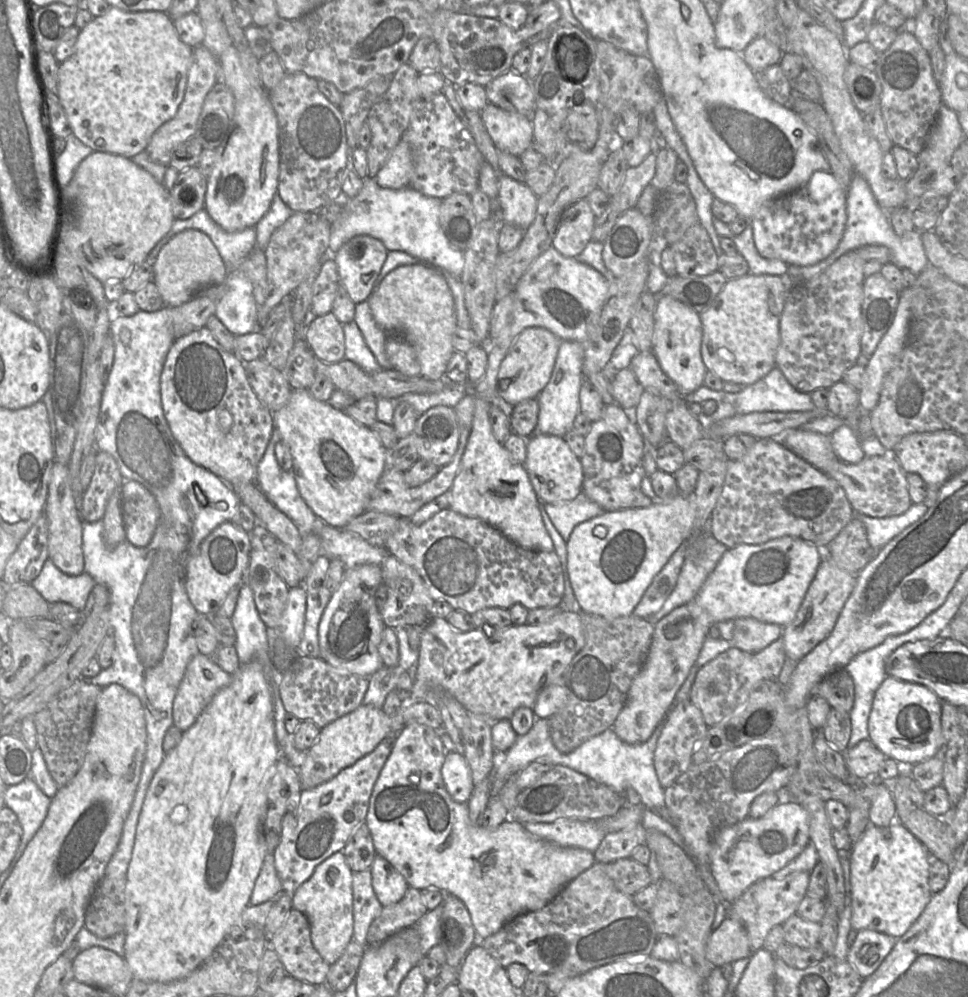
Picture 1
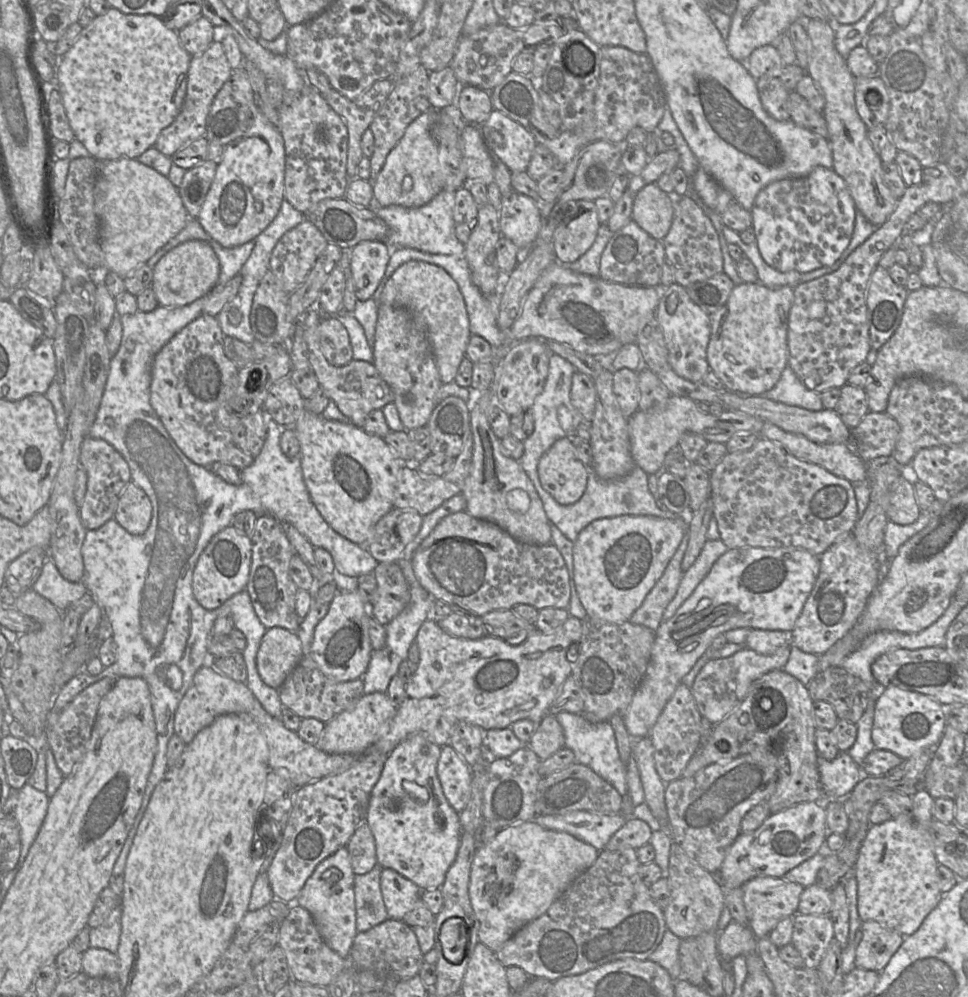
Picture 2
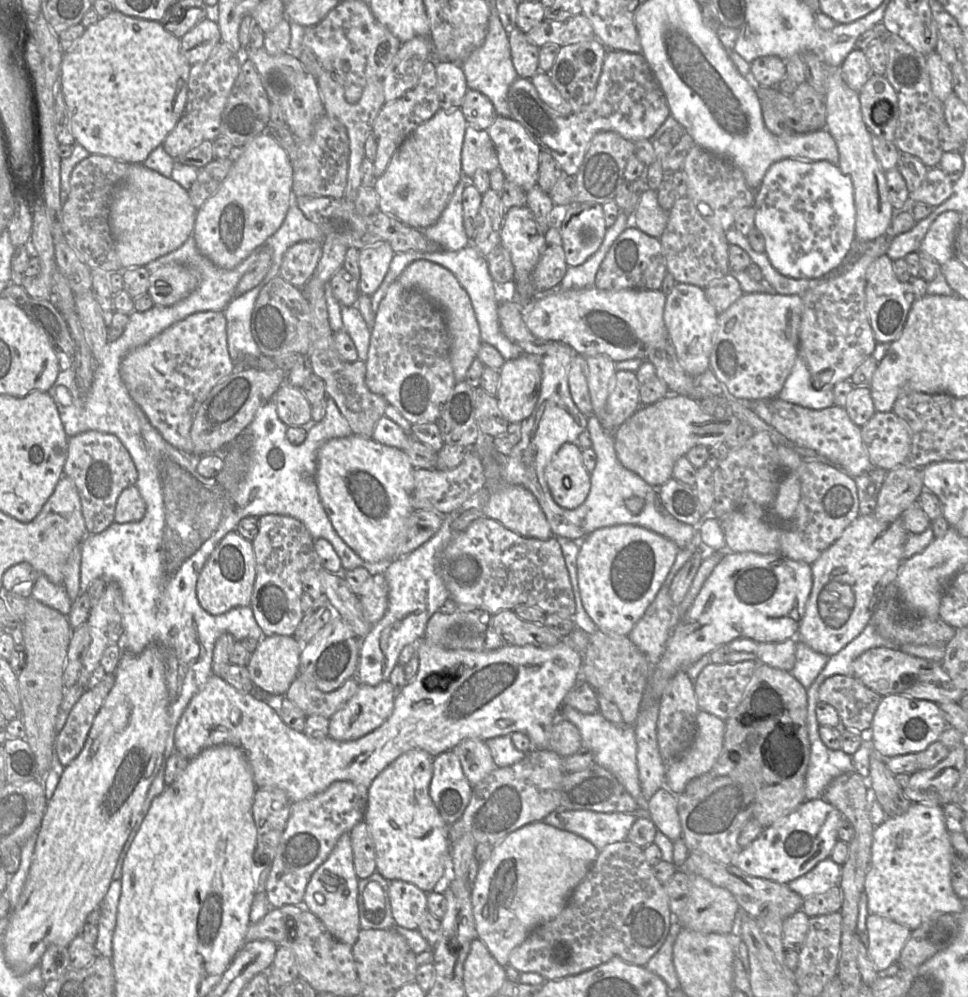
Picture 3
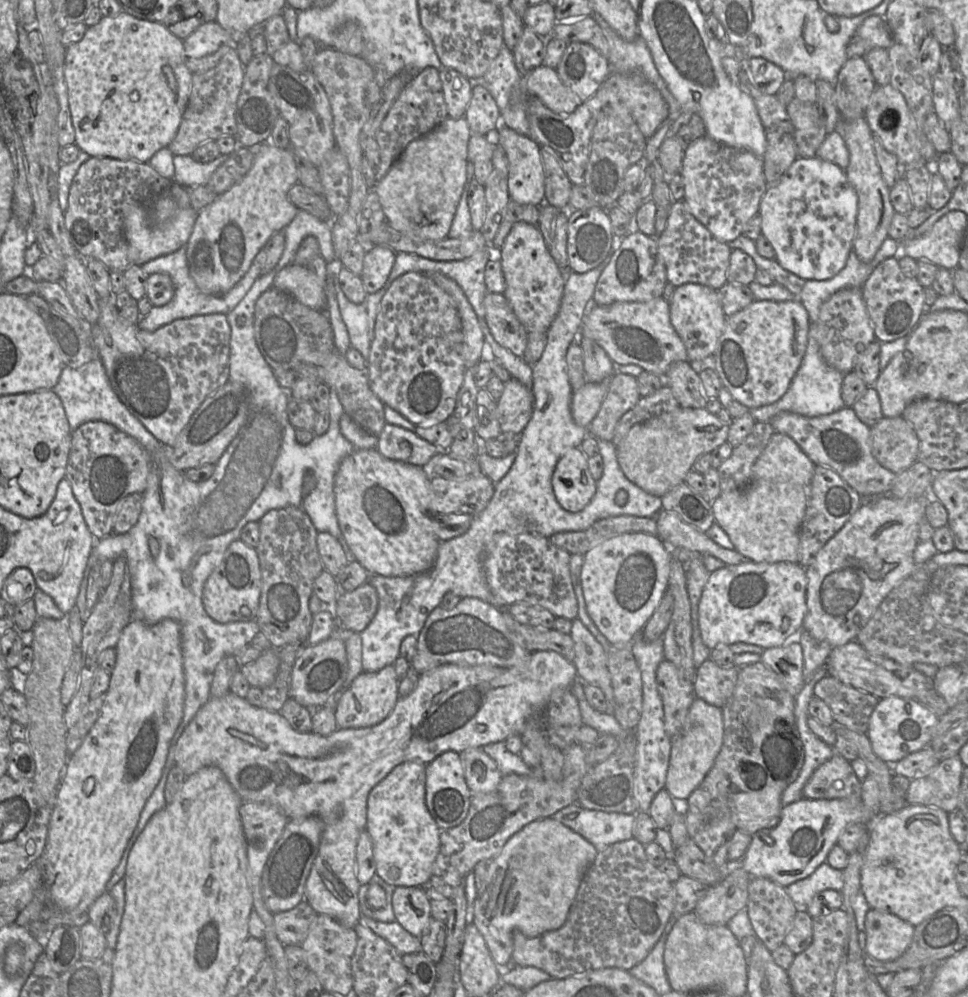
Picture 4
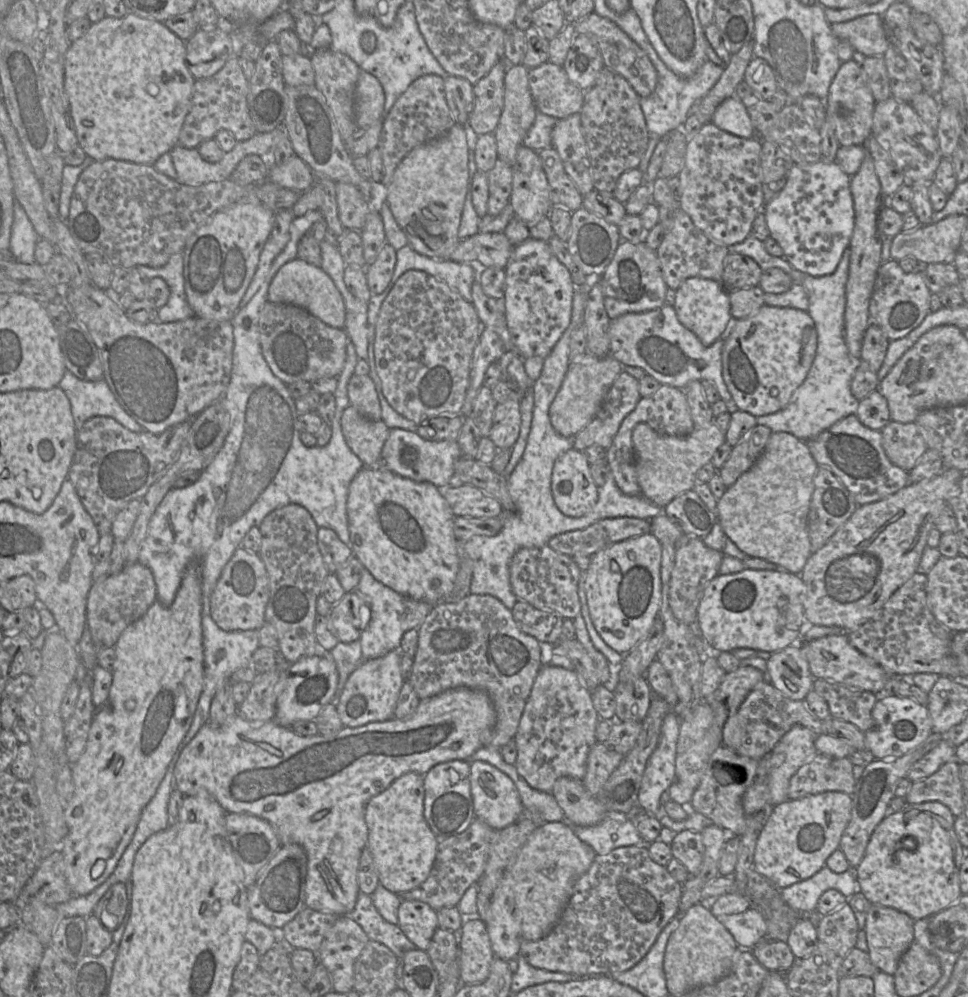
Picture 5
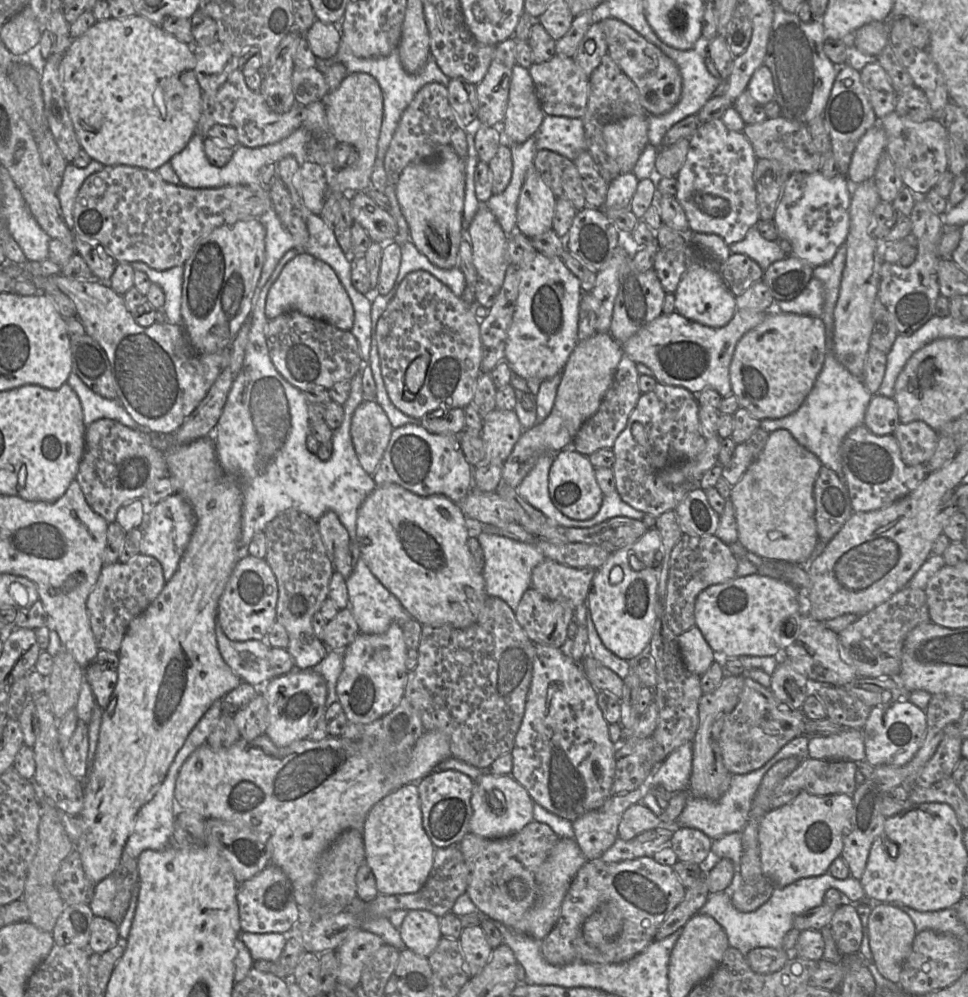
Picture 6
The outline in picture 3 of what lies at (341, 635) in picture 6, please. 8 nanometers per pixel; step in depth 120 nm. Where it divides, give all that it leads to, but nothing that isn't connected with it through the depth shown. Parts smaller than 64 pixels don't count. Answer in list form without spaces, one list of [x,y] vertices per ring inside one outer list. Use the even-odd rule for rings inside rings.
[[[381,572],[376,573],[367,582],[361,595],[358,595],[363,615],[371,625],[375,625],[384,617],[388,608],[388,591],[385,576]]]

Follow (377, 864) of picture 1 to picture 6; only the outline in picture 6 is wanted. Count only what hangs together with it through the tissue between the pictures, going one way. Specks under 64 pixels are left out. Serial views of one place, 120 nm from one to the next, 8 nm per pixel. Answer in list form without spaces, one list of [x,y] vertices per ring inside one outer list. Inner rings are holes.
[[[408,910],[399,931],[405,947],[426,958],[442,938],[440,918],[428,910]]]

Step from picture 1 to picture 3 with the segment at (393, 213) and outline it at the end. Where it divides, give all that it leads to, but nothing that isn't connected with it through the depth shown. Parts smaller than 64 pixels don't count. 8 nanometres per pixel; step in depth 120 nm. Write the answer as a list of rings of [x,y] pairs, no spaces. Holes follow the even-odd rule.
[[[463,175],[438,221],[432,226],[420,229],[429,240],[437,243],[442,250],[458,251],[471,243],[463,225],[462,207],[462,194],[469,183],[472,183],[472,179]]]

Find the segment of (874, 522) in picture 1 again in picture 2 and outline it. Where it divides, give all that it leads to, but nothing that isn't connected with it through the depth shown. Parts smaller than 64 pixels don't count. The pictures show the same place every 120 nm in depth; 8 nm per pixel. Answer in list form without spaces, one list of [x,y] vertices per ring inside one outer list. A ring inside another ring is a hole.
[[[931,508],[921,511],[918,519],[909,525],[888,521],[884,531],[884,551],[889,560],[896,557],[901,545],[928,525],[931,520],[930,510]]]

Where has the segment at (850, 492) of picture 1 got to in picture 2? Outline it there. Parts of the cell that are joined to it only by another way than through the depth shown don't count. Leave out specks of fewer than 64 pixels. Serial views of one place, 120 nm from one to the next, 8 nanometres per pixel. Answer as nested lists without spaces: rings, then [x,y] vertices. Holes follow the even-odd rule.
[[[901,475],[892,484],[886,509],[888,521],[898,525],[909,525],[918,519],[921,509],[916,500],[914,483]]]

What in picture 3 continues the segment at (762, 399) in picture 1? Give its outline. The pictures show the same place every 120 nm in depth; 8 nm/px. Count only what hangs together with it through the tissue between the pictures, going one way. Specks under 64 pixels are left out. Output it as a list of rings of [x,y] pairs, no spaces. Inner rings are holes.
[[[801,356],[796,357],[792,371],[777,397],[816,410],[834,405],[834,394],[831,388],[820,390],[813,388],[810,372]]]

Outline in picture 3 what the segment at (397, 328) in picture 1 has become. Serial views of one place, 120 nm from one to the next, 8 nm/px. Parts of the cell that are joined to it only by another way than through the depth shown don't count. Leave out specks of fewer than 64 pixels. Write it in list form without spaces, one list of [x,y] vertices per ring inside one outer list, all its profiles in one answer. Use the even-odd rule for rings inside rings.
[[[426,261],[412,262],[397,279],[404,287],[416,289],[431,299],[443,312],[450,342],[450,360],[455,381],[465,380],[466,373],[477,358],[481,346],[480,329],[471,300],[456,277],[446,268]]]

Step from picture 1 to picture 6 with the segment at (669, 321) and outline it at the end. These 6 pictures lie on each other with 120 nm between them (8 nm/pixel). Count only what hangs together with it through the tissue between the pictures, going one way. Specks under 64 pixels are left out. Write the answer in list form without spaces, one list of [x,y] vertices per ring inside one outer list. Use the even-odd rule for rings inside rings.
[[[692,265],[682,276],[676,291],[675,311],[684,318],[712,328],[727,325],[737,310],[736,296],[730,291],[718,269]]]

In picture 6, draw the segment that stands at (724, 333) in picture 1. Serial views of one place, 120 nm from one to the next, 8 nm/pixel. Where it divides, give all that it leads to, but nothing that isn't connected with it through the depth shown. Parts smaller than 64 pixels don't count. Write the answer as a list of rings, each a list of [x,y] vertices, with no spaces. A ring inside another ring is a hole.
[[[771,310],[735,347],[729,368],[732,392],[740,406],[758,420],[785,417],[810,393],[826,353],[825,325],[820,317]]]

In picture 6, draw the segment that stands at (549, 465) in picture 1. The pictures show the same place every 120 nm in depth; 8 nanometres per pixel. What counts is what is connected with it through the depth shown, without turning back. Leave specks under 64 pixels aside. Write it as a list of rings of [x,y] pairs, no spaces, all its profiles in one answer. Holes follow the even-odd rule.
[[[573,445],[554,456],[549,472],[549,495],[554,506],[570,519],[591,519],[601,508],[604,494],[596,480],[595,468],[587,456],[575,451]]]

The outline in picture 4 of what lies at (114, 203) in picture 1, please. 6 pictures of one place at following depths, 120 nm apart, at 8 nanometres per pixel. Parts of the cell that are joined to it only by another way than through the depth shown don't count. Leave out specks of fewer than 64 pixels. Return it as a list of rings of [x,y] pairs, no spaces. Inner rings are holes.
[[[172,183],[168,190],[143,203],[126,203],[122,208],[123,232],[128,244],[127,257],[131,265],[143,265],[186,246],[198,212],[190,204],[186,188]]]

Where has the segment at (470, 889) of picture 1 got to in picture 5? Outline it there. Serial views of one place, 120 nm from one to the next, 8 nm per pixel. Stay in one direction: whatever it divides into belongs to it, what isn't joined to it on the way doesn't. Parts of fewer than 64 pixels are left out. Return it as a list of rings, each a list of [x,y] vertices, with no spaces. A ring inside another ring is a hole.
[[[409,772],[396,779],[386,790],[372,797],[365,807],[368,828],[367,847],[372,855],[379,883],[395,894],[403,894],[420,886],[429,876],[439,840],[424,817],[423,776]],[[567,821],[538,826],[505,870],[490,899],[490,913],[485,923],[494,956],[506,961],[516,958],[522,940],[536,941],[546,936],[567,905],[575,881],[589,869],[595,856],[593,848],[576,836]]]

